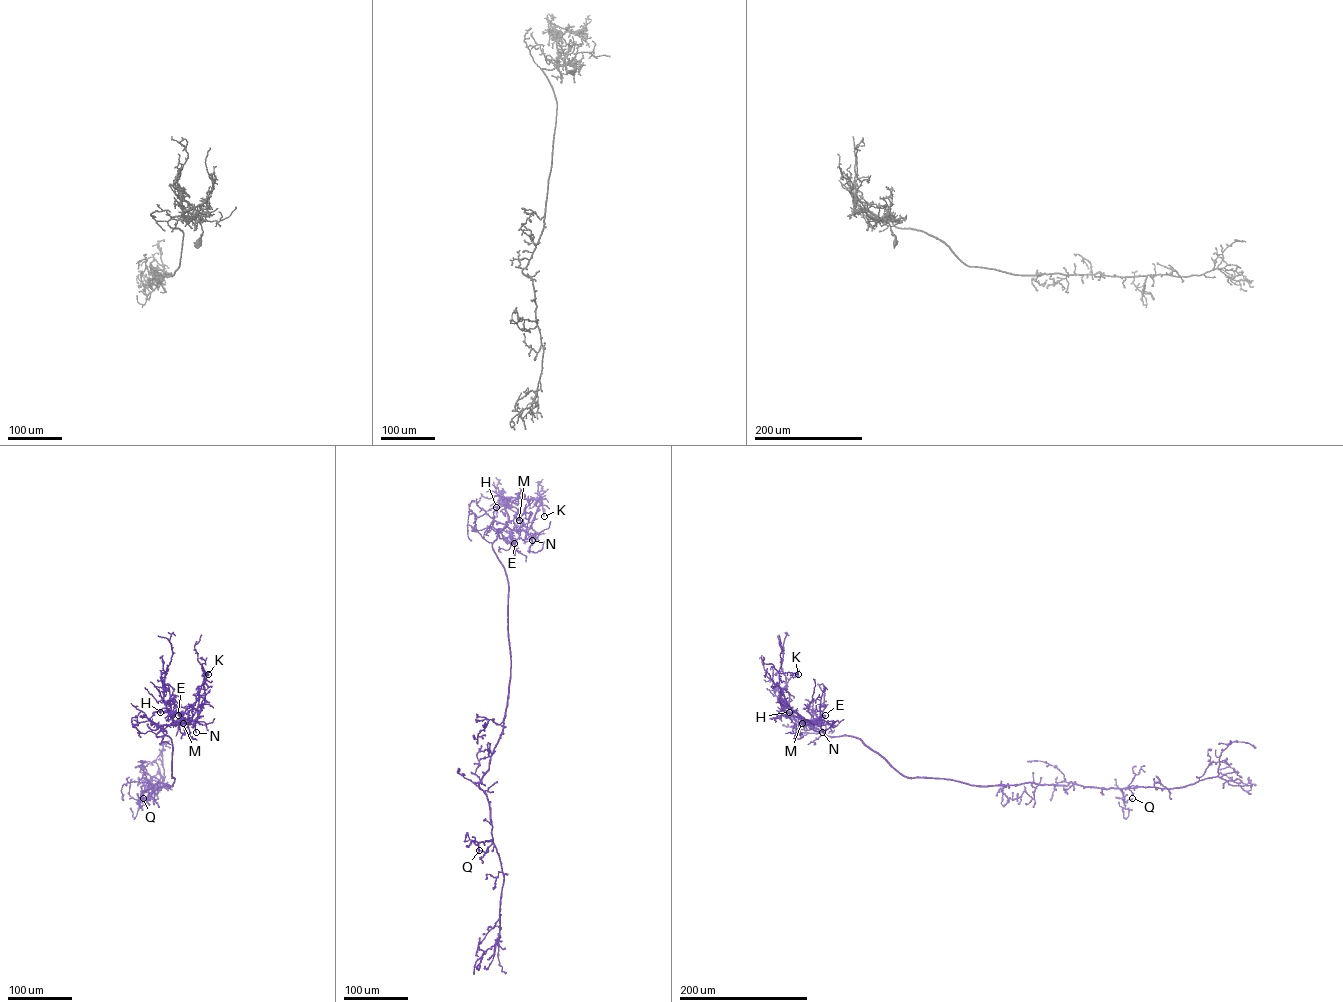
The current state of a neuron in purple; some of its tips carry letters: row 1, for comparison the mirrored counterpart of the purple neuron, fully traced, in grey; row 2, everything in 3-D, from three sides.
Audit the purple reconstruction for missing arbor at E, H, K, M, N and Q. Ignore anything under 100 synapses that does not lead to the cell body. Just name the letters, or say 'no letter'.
N

